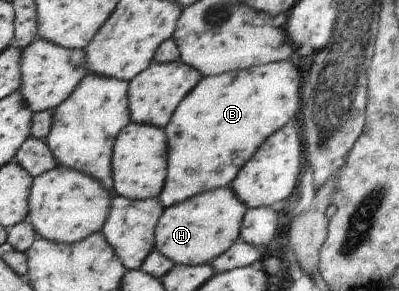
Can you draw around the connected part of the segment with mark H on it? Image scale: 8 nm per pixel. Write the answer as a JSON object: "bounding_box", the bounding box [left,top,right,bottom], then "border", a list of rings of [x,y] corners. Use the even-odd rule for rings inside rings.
{"bounding_box":[156,185,248,266],"border":[[[229,185],[196,195],[183,203],[166,208],[156,227],[156,249],[176,264],[198,266],[211,264],[241,239],[240,231],[248,204]]]}

